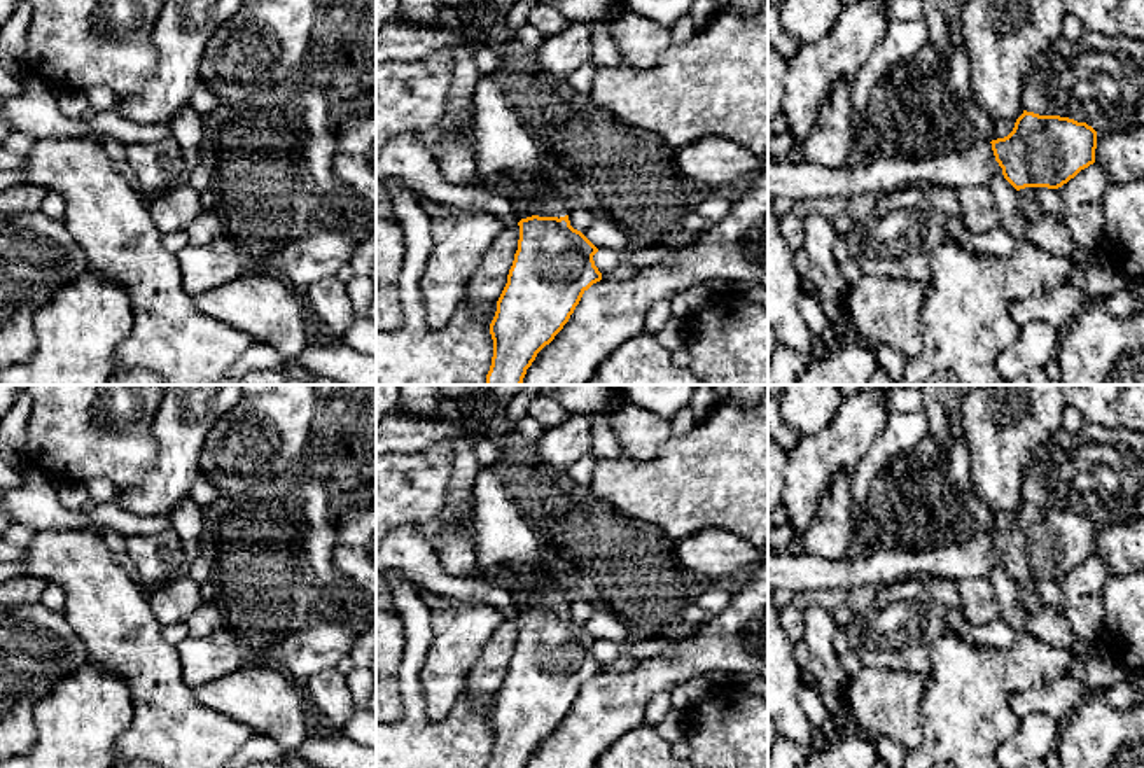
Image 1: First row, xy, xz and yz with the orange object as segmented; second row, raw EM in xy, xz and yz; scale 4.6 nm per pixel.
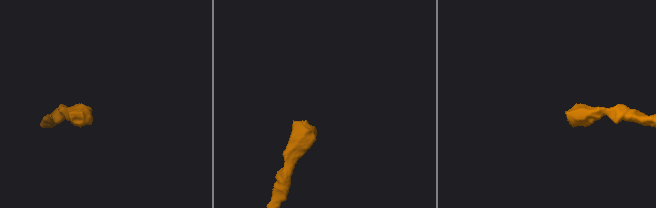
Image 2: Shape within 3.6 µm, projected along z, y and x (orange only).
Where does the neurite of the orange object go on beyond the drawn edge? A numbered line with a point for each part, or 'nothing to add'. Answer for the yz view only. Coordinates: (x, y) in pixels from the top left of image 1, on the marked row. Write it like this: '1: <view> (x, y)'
1: yz (789, 179)

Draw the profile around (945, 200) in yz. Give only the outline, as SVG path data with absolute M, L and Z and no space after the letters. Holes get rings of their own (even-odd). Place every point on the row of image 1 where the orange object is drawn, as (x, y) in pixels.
M934 187L925 192L925 198L946 217L959 217L962 220L960 206L953 189Z

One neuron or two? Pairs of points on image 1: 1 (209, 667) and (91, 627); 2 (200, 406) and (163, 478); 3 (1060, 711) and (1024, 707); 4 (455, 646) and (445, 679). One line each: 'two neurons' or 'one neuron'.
1: two neurons
2: one neuron
3: one neuron
4: one neuron

